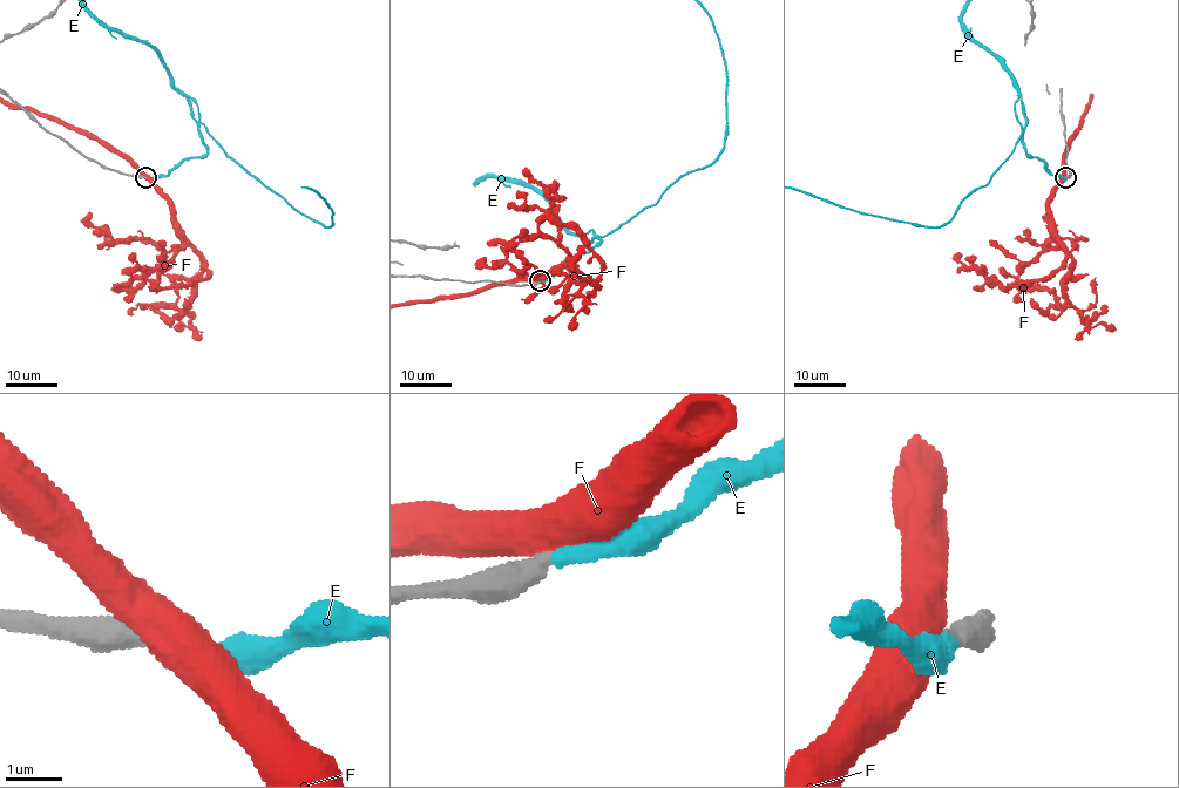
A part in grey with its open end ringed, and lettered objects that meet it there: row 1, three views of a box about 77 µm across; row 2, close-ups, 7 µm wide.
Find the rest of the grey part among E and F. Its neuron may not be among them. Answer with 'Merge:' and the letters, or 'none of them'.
Merge: E

